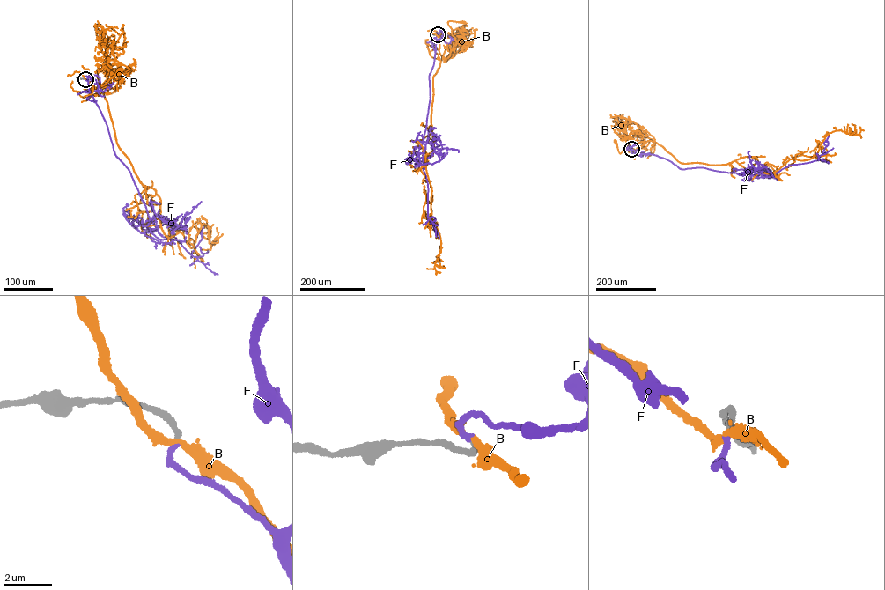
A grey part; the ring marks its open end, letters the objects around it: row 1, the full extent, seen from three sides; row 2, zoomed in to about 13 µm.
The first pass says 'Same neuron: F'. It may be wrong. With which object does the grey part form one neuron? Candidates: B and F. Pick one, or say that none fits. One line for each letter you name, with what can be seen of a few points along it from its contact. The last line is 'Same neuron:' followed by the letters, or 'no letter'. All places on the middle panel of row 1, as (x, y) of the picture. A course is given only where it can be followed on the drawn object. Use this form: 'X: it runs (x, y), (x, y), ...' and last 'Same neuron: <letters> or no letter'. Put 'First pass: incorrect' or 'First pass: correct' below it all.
F: it runs (438, 34), (429, 76), (430, 100), (422, 143), (433, 143), (439, 139), (434, 138)
Same neuron: F
First pass: correct

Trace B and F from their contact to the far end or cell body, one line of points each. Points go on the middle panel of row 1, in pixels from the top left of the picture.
B: (438, 34), (441, 58), (454, 40), (448, 21), (464, 22)
F: (438, 34), (429, 76), (430, 100), (422, 143), (433, 143), (439, 139), (434, 138)

